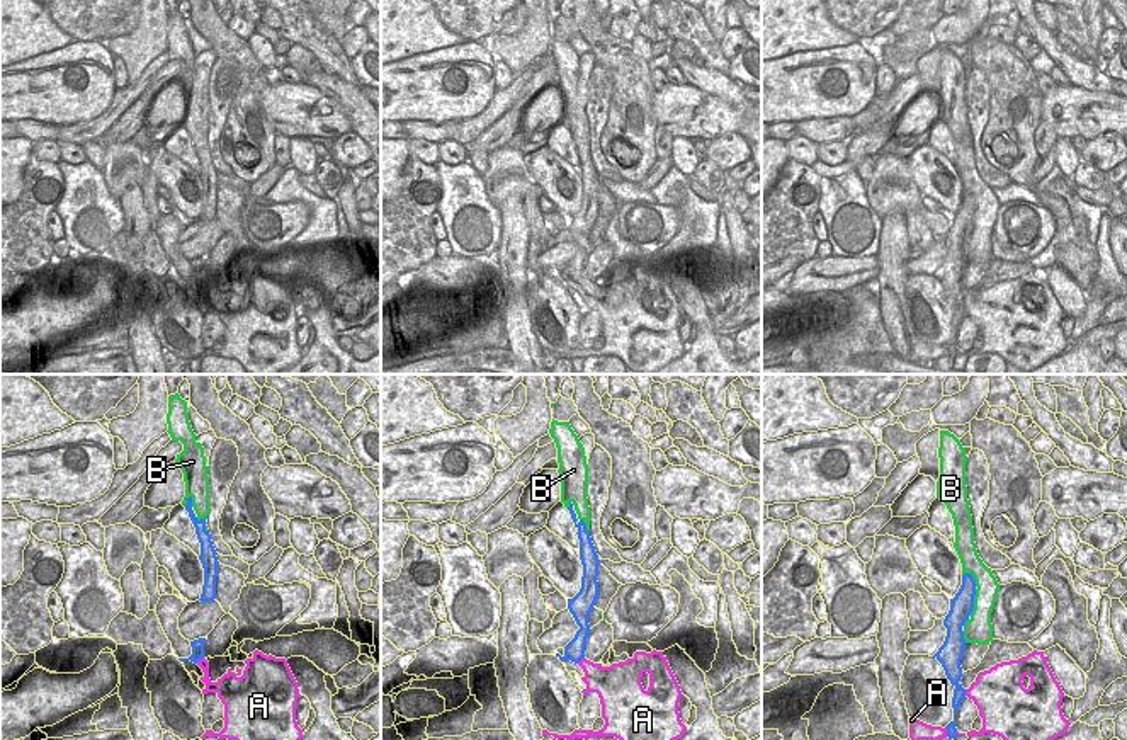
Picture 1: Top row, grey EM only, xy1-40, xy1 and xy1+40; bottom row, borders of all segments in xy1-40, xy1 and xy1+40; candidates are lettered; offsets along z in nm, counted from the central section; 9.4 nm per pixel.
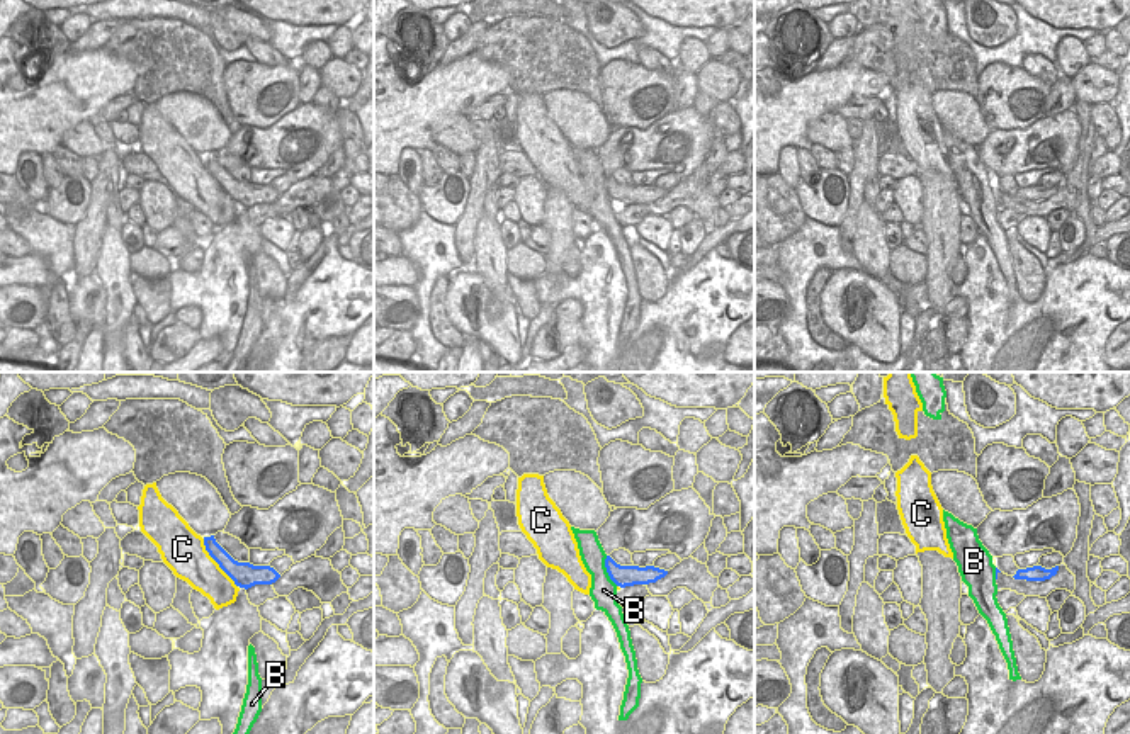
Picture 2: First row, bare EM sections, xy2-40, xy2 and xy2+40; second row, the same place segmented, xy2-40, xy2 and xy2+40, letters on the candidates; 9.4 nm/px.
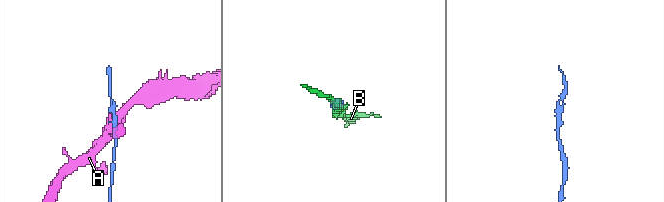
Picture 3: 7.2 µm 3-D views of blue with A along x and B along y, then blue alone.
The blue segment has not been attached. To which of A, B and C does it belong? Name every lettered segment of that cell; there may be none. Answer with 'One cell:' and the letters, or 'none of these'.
One cell: none of these.

